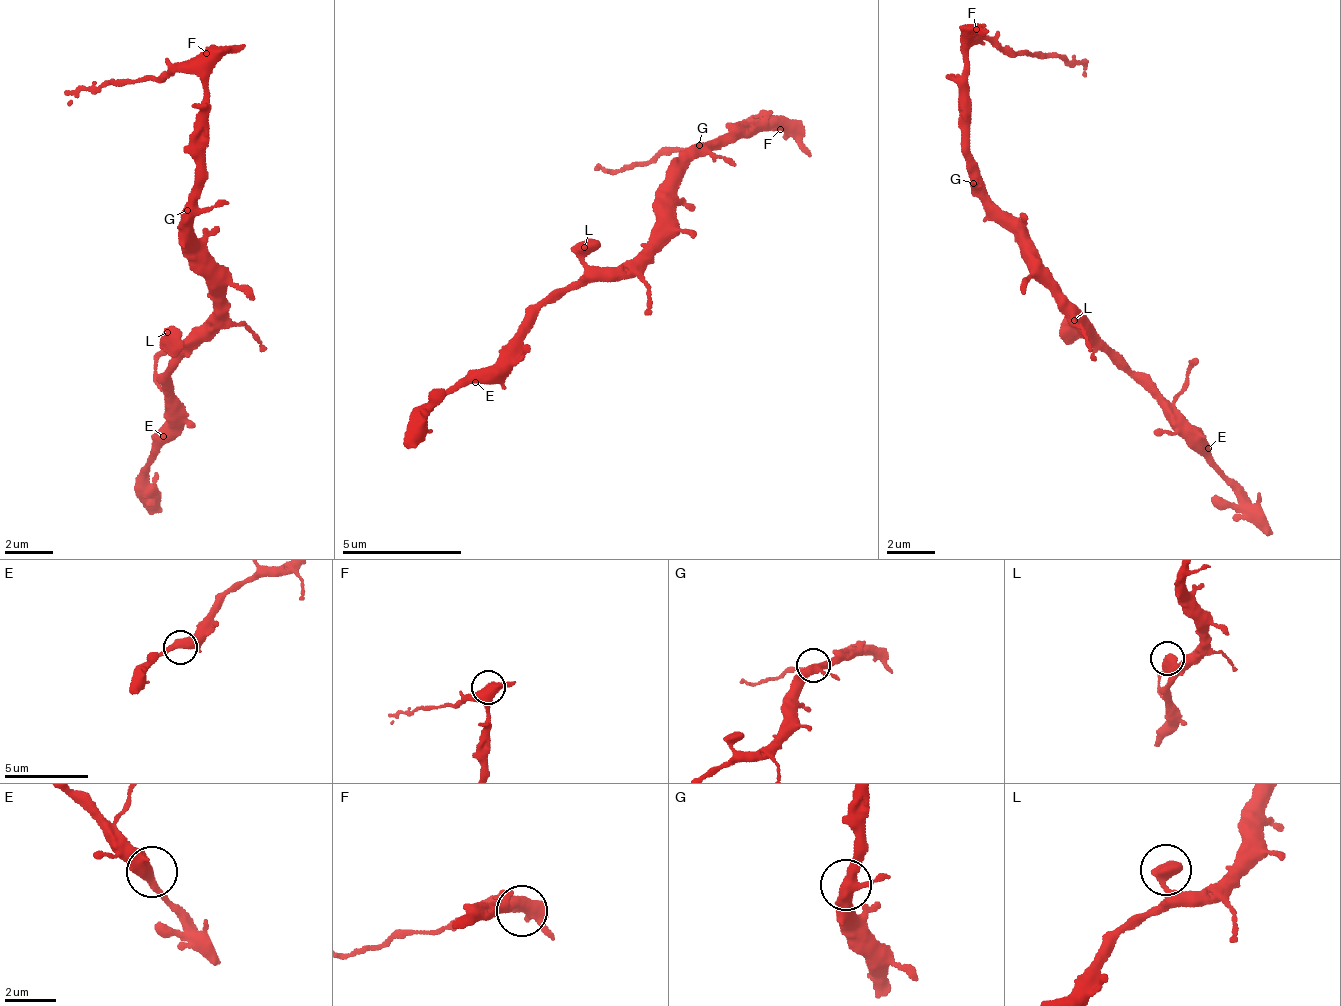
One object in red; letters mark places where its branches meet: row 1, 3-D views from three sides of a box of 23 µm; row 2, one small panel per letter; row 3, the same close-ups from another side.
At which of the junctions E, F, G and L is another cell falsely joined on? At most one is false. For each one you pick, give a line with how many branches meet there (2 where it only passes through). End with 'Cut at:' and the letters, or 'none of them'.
F: 3 branches meet
Cut at: F

